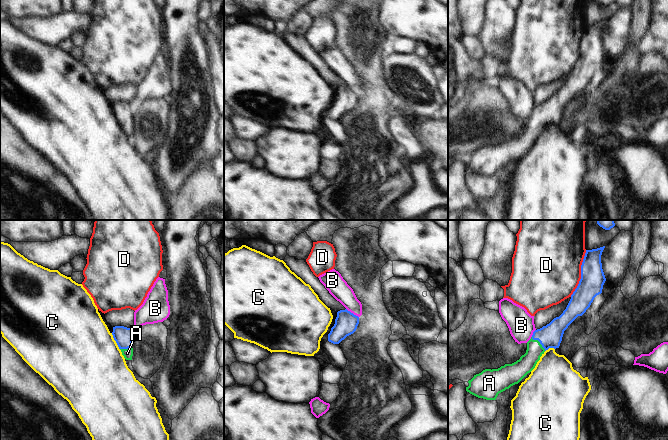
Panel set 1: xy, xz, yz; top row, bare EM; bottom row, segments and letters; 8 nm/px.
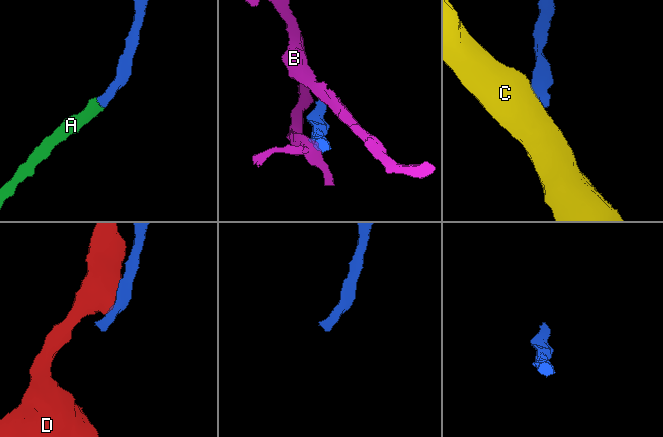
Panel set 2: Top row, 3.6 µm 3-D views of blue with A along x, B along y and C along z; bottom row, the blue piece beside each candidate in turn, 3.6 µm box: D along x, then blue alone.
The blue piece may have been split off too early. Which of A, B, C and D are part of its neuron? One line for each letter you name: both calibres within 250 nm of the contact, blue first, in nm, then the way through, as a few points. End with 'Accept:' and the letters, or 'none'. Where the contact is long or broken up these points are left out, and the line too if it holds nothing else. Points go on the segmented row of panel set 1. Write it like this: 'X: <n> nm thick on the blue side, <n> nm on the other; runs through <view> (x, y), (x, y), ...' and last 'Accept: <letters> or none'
A: 190 nm thick on the blue side, 140 nm on the other; runs through yz (550, 336), (539, 341), (527, 362)
Accept: A

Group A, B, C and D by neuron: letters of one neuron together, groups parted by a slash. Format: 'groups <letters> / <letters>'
groups A / B / C / D

